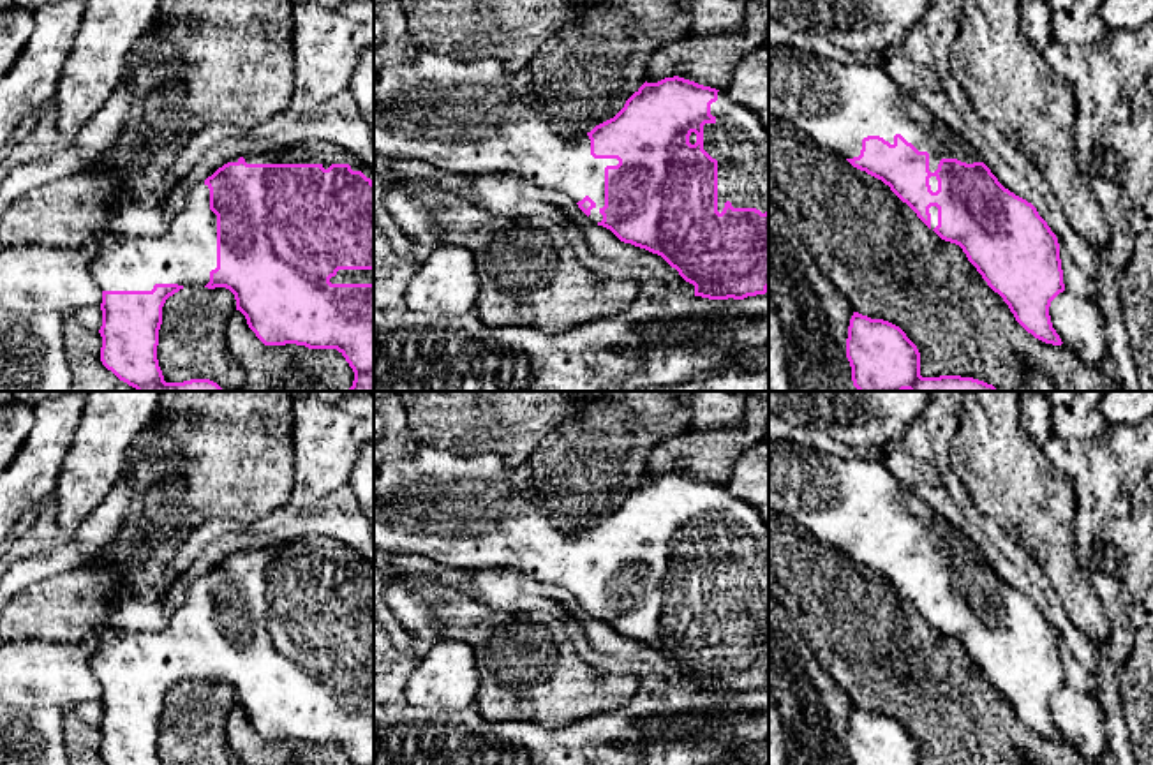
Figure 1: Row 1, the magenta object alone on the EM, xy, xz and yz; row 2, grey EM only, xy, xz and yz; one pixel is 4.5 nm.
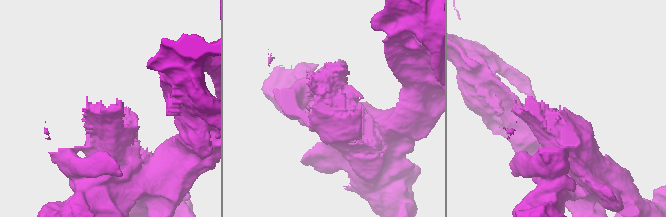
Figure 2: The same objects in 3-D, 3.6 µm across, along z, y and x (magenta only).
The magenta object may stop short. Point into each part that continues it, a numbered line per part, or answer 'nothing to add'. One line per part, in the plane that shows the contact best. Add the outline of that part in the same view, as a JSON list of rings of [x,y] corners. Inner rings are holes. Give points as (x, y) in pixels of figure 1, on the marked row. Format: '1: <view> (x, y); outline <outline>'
1: yz (838, 104); outline [[[769,46],[769,113],[843,159],[859,157],[867,136],[880,136],[894,145],[894,136],[901,134],[919,152],[929,153],[931,173],[941,159],[984,162],[968,141],[903,92],[883,69],[869,63],[841,63],[806,49]]]

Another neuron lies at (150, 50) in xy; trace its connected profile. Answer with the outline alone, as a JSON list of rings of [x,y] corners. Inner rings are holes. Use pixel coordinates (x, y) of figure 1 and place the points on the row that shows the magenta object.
[[[152,32],[139,39],[134,48],[134,55],[129,65],[129,76],[138,71],[141,65],[155,65],[160,60],[175,56],[175,49],[157,39]]]

